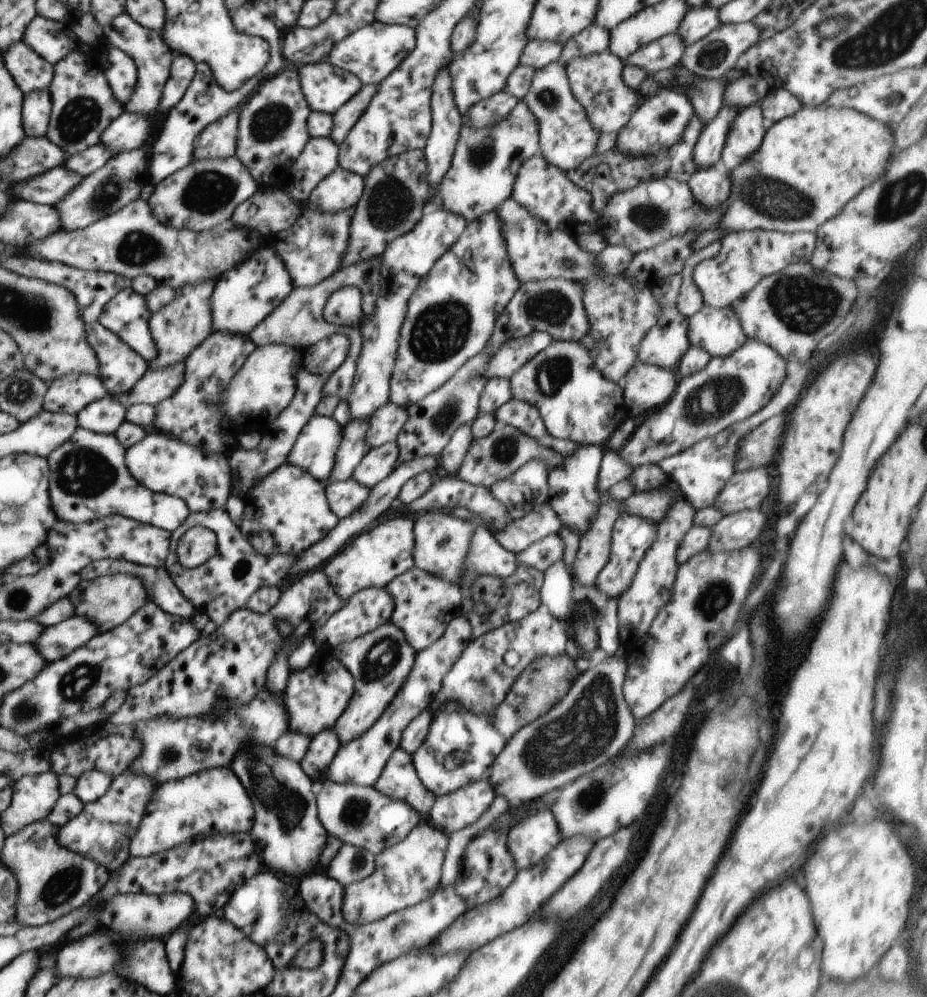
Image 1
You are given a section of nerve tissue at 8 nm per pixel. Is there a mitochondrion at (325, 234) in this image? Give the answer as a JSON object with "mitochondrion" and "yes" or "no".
{"mitochondrion":"yes"}

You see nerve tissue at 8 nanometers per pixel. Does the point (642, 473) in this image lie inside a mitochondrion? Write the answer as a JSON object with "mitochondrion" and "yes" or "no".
{"mitochondrion":"no"}

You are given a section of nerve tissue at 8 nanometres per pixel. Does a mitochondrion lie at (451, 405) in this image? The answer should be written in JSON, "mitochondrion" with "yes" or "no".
{"mitochondrion":"yes"}

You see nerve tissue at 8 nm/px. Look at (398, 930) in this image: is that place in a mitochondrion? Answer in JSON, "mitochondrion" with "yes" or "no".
{"mitochondrion":"yes"}

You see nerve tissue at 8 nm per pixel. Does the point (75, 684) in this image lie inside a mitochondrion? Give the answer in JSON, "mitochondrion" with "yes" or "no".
{"mitochondrion":"yes"}

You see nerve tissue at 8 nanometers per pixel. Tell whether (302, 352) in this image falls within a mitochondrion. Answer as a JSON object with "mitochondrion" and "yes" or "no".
{"mitochondrion":"no"}

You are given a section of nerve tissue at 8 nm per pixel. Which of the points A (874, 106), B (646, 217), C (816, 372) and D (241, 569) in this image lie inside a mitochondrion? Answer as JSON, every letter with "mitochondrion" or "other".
{"A":"other","B":"mitochondrion","C":"other","D":"other"}

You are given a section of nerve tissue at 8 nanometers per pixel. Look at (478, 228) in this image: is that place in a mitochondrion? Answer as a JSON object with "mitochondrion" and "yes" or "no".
{"mitochondrion":"no"}

